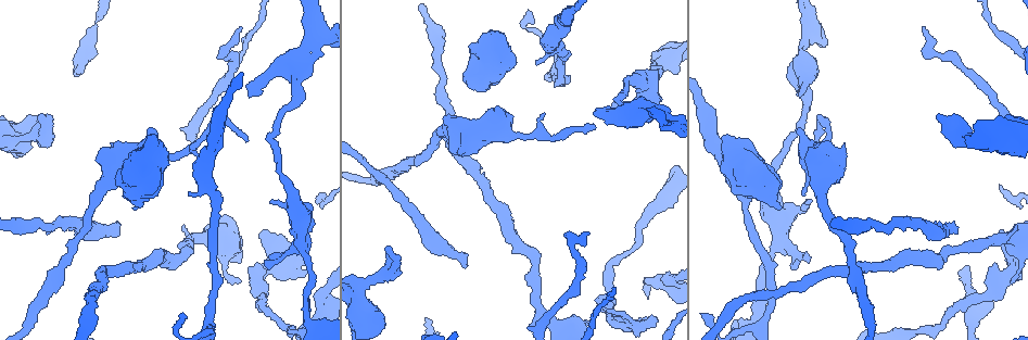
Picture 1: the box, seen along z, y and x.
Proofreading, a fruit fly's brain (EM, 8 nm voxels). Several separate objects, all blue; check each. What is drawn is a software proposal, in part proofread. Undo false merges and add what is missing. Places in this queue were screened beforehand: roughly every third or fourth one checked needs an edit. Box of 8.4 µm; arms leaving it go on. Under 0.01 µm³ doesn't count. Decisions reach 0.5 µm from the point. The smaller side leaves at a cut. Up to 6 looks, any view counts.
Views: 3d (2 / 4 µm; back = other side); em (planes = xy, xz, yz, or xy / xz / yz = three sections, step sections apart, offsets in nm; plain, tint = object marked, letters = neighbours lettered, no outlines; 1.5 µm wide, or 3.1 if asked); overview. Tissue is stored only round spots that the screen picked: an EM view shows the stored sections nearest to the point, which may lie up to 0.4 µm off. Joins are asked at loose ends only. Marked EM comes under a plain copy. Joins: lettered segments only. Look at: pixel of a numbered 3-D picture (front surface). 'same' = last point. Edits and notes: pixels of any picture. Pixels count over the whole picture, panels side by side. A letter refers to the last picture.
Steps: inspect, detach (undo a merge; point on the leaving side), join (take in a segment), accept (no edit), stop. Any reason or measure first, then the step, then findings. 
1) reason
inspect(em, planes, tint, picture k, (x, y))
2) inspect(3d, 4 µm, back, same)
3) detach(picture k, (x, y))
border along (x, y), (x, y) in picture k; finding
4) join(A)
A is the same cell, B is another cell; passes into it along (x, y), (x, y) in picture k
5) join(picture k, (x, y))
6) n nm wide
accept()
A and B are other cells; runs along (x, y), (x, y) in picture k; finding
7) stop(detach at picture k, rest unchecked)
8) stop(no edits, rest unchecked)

an open end
inspect(em, xy, step 8, tint, picture 1, (502, 36))

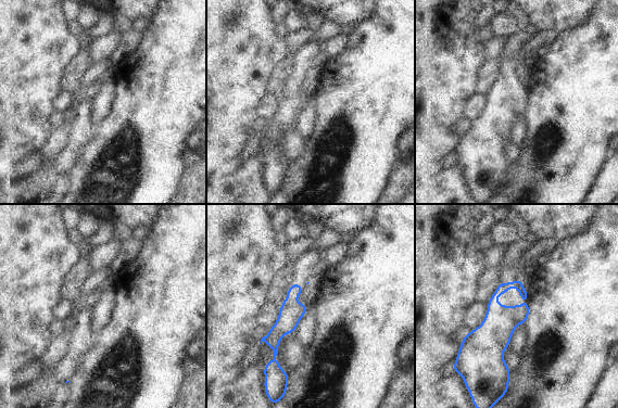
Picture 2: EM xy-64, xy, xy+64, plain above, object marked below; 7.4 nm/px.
inspect(em, planes, letters, same)

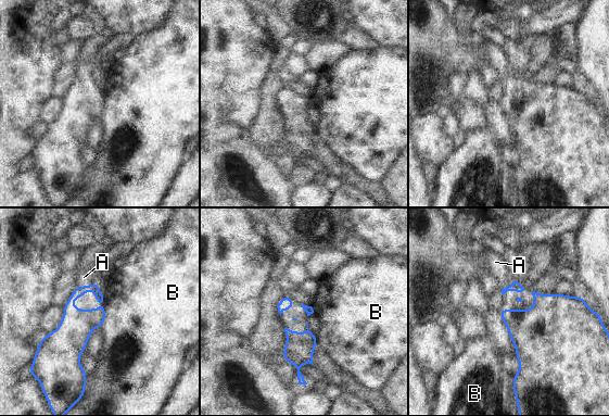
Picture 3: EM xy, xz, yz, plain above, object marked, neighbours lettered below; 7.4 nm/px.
join(A)
A is the same cell, B is another cell; the cell continues

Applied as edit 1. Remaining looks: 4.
inspect(3d, 4 µm, picture 1, (24, 139))

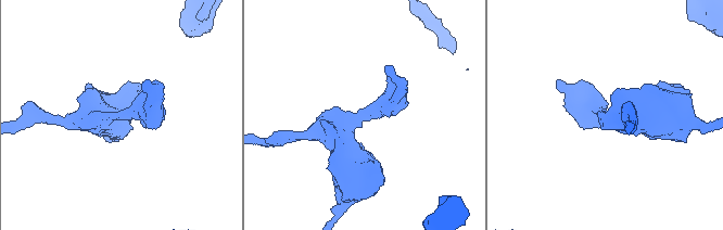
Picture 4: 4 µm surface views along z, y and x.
now the EM
inspect(em, planes, tint, picture 4, (367, 114))

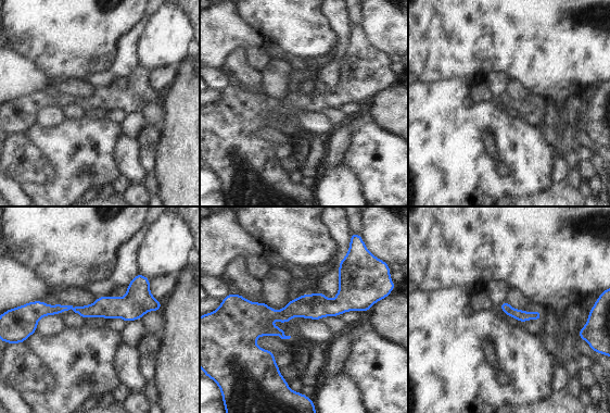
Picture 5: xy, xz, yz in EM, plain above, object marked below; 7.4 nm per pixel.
what lies round it
inspect(em, planes, letters, same)

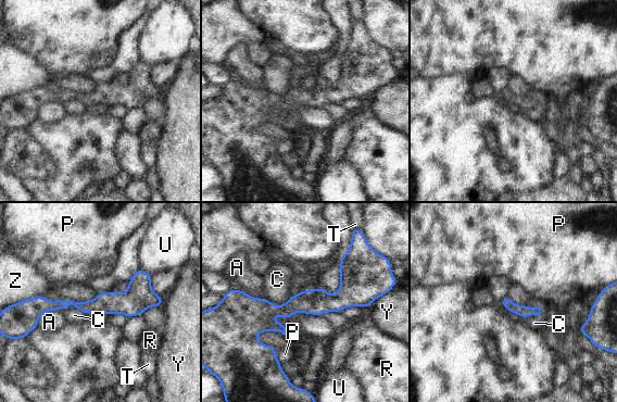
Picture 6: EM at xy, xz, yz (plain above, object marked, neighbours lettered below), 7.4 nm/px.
90 nm wide; A touches over 220 nm
accept()
A, C, P, R, T, U, Y and Z are other cells; all the same cell

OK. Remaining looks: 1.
free end
inspect(em, planes, letters, picture 1, (467, 265))

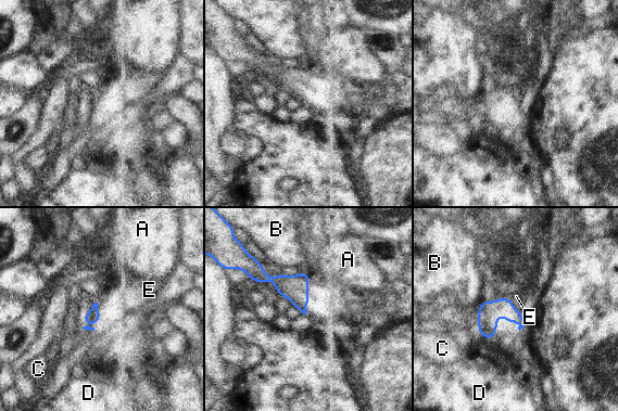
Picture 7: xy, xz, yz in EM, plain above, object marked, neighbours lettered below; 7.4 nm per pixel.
join(E)
E is the same cell, A, B, C and D are other cells; passes into it along (489, 310), (511, 300), (516, 296) in picture 7; it goes on there

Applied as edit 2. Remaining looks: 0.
stop(join at picture 3, join at picture 7, rest unchecked)

